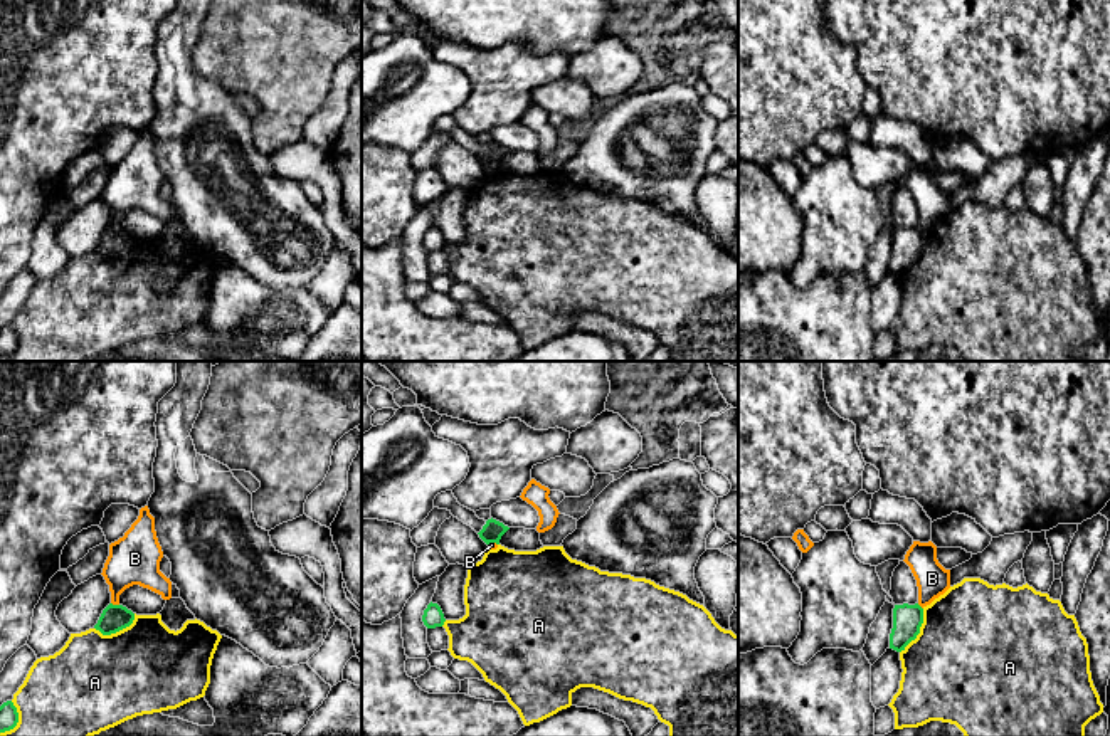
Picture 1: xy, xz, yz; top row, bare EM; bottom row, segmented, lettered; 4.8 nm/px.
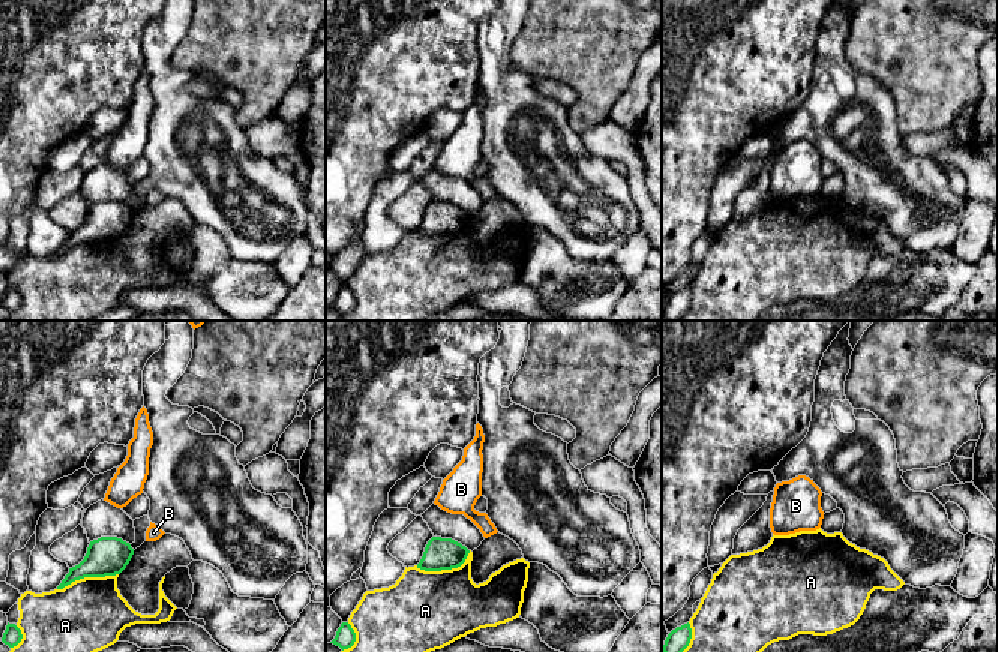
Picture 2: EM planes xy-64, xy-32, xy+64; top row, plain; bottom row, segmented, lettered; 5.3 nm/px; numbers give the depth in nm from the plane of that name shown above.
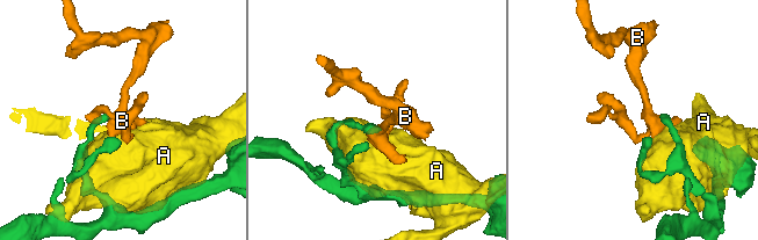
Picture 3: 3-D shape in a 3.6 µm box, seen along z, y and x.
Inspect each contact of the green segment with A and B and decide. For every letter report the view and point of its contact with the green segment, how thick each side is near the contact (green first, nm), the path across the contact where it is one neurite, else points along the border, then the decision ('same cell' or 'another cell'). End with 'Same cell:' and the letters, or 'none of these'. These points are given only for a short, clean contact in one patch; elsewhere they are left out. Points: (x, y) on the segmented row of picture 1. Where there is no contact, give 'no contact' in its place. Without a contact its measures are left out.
A: xy (116, 630) | 130/440 nm | another cell
B: xy (115, 605) | 130/240 nm | along xy (111, 602), (118, 605) | another cell
Same cell: none of these

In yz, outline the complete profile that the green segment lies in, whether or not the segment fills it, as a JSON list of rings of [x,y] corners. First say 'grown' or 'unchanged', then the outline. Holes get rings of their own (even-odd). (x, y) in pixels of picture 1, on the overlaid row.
unchanged | [[[895,605],[893,608],[893,628],[890,633],[890,649],[901,652],[917,639],[923,623],[923,608],[915,605]]]

